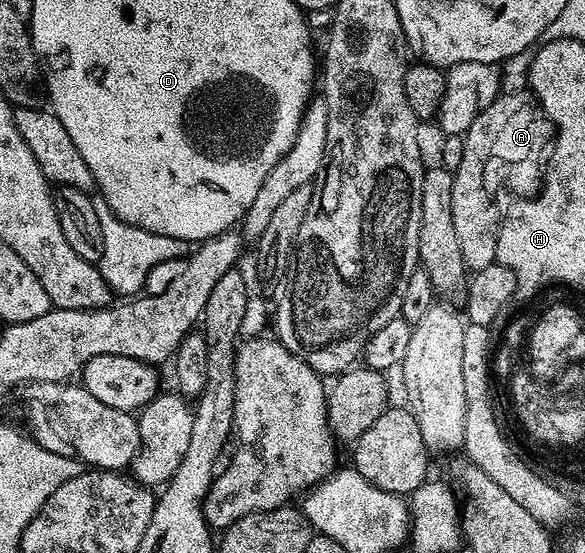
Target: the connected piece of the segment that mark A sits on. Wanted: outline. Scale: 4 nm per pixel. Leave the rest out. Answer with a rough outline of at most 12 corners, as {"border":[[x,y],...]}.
{"border":[[530,93],[499,94],[464,136],[452,221],[471,272],[498,257],[490,192],[533,197],[555,134]]}

